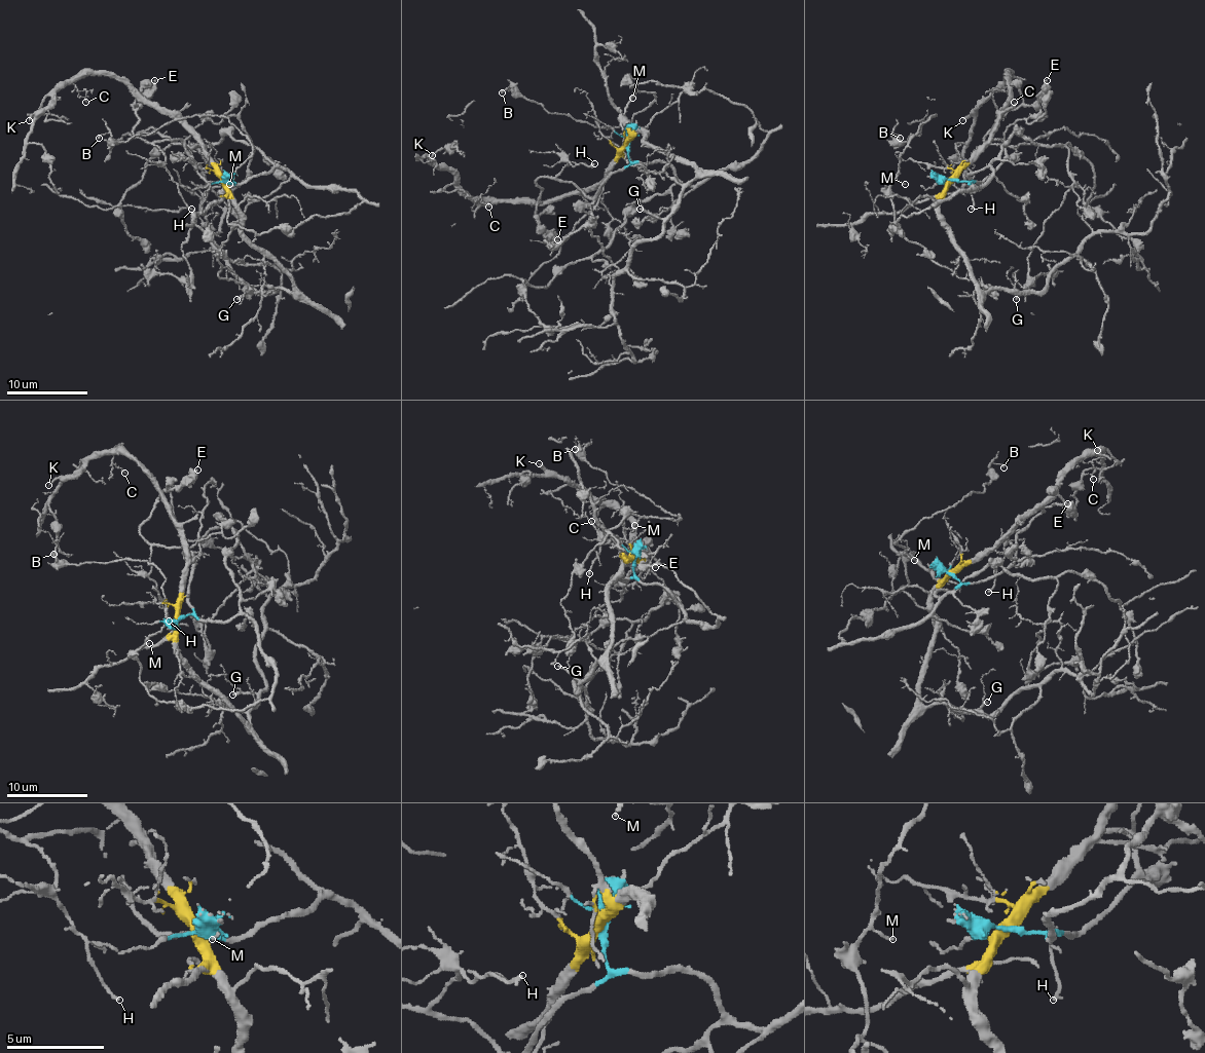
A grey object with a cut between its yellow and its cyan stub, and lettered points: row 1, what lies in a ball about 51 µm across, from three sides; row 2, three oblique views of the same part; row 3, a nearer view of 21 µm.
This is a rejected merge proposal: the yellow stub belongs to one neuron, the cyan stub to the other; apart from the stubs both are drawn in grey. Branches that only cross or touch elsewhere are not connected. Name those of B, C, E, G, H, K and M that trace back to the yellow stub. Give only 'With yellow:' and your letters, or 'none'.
With yellow: C, G, K

